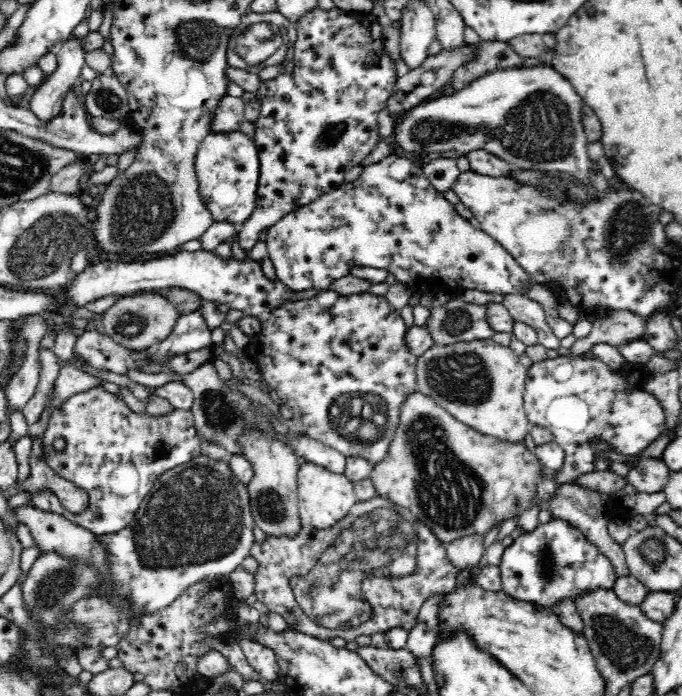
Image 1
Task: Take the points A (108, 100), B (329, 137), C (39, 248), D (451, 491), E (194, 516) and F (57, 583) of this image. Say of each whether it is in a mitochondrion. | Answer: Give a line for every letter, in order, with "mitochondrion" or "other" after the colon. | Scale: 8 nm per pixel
A: mitochondrion
B: other
C: mitochondrion
D: mitochondrion
E: mitochondrion
F: mitochondrion

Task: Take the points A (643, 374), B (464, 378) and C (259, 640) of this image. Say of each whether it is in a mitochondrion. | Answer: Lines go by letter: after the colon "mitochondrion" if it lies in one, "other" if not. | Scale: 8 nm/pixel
A: other
B: mitochondrion
C: other

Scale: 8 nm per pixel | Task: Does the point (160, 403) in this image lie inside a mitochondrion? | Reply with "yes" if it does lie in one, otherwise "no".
no

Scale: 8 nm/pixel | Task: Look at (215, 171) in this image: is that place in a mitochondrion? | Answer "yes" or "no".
no

